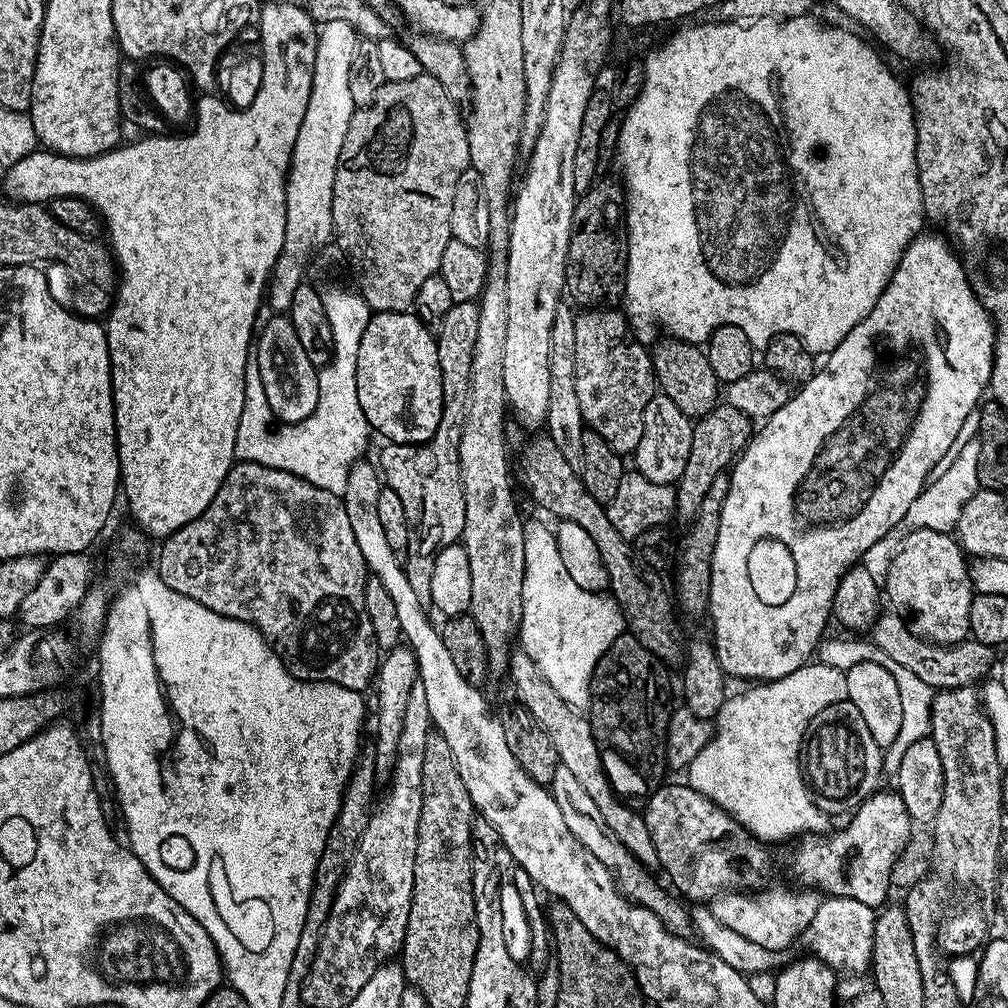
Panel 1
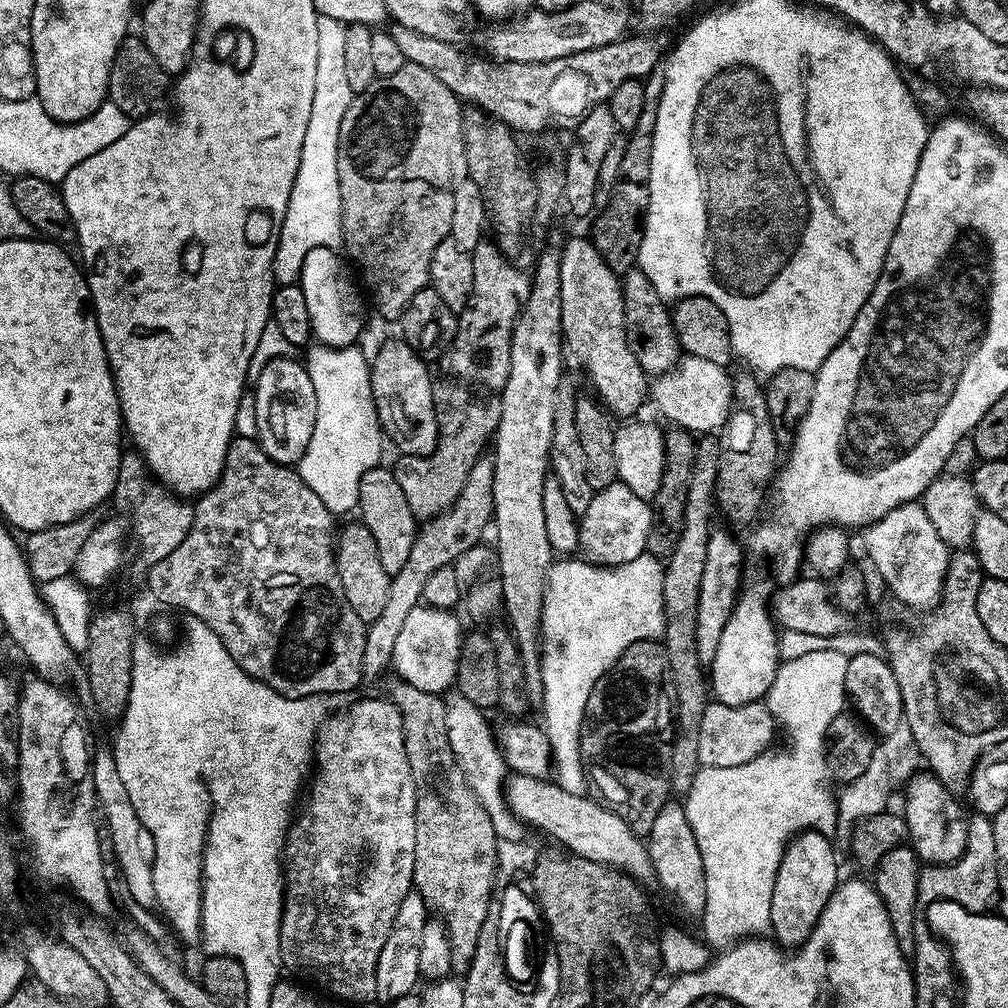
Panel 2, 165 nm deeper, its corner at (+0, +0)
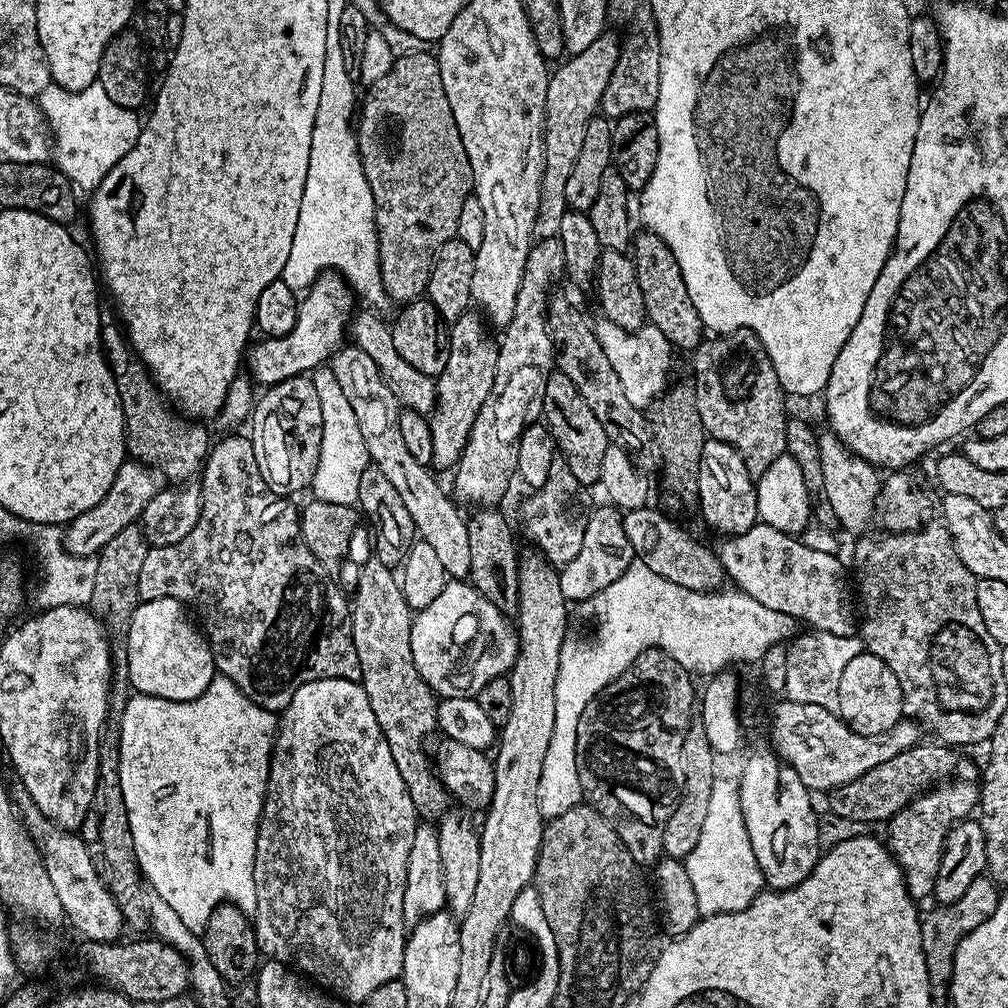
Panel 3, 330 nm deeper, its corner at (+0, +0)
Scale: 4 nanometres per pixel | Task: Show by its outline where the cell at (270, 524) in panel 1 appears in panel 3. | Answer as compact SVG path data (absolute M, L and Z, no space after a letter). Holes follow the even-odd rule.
M226 434L217 445L211 447L207 460L199 477L200 497L202 498L202 514L198 518L198 526L182 538L182 542L174 542L170 546L161 548L149 547L146 562L142 562L142 574L138 574L138 594L141 601L152 599L178 599L194 613L199 627L208 639L208 644L216 661L216 671L221 676L230 678L246 698L250 698L258 706L266 710L279 713L294 698L298 686L315 680L354 680L360 679L360 659L358 650L354 650L352 641L352 625L350 623L350 604L340 593L340 588L328 577L329 569L310 554L306 542L302 538L300 529L300 512L288 498L277 498L269 494L268 483L262 478L258 470L258 458L254 458L254 446L247 435Z

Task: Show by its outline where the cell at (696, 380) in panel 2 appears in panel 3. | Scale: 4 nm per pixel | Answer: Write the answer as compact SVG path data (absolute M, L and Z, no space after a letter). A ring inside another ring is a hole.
M602 318L595 323L594 327L599 345L605 351L610 366L614 367L618 378L621 379L626 398L636 408L647 409L669 385L668 378L672 368L672 355L674 355L672 344L662 330L649 323L645 323L637 331L626 331L614 322Z

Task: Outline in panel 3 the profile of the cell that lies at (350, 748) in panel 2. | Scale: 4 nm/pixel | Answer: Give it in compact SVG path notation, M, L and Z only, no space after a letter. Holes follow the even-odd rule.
M315 680L298 686L294 698L290 698L278 720L276 743L272 750L268 775L268 789L264 799L264 809L260 815L258 842L254 854L256 887L254 927L261 953L269 960L277 960L291 966L295 971L311 978L333 997L344 1002L349 1000L352 1006L358 1006L366 998L370 998L370 994L374 994L374 990L378 990L378 986L383 986L385 982L401 979L404 975L406 939L404 923L406 862L410 858L410 845L414 843L417 823L416 807L410 798L406 782L402 782L402 774L398 774L394 754L390 754L390 746L378 726L378 718L374 718L374 710L370 708L370 698L366 698L364 685L354 680Z

